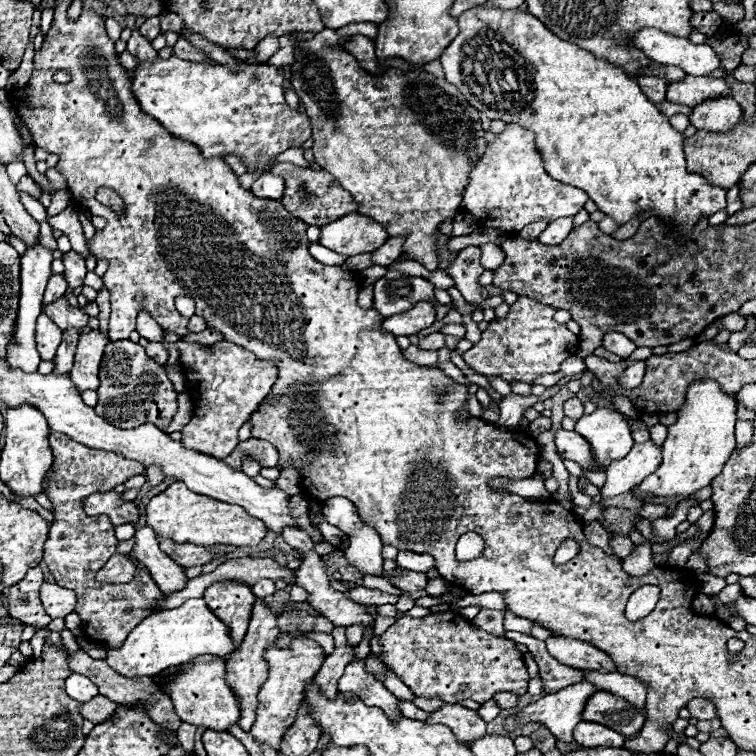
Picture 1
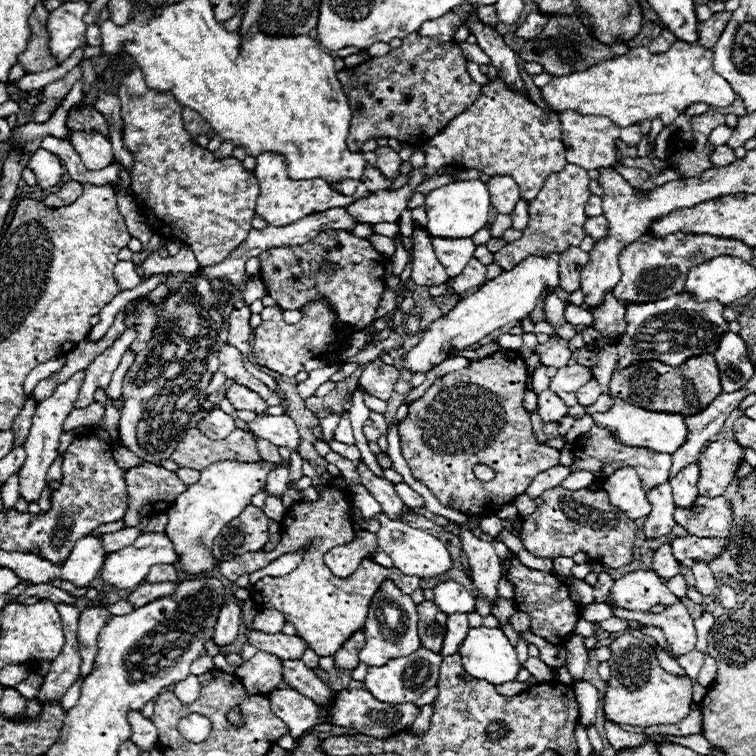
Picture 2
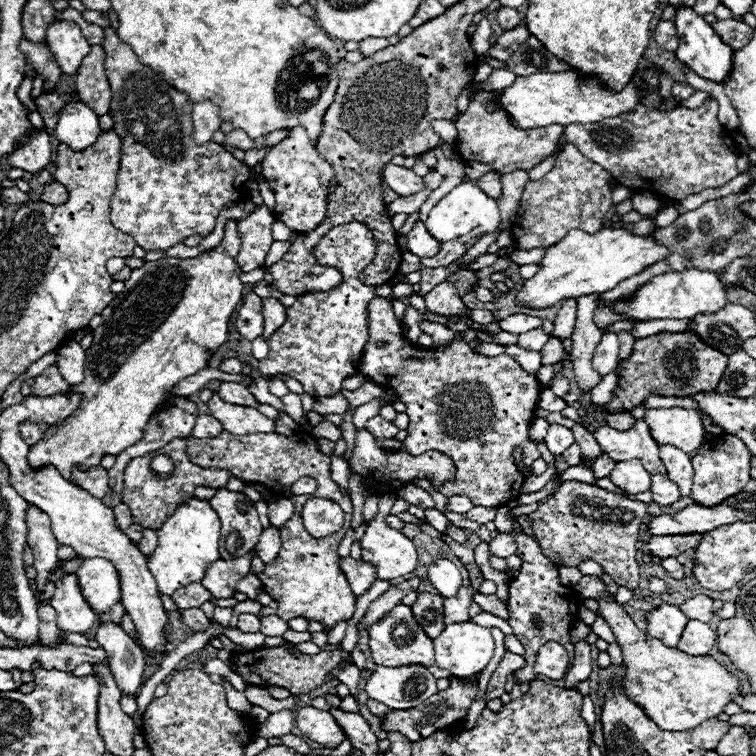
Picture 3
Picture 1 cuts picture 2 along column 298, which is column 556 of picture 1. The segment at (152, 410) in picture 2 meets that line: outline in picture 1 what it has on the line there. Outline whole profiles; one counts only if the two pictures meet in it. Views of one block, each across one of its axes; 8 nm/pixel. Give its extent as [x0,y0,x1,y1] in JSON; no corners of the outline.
[538,220,574,246]

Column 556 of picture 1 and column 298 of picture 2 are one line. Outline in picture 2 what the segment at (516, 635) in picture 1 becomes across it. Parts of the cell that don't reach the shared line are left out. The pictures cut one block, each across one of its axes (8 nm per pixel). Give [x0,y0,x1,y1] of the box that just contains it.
[282,660,334,706]

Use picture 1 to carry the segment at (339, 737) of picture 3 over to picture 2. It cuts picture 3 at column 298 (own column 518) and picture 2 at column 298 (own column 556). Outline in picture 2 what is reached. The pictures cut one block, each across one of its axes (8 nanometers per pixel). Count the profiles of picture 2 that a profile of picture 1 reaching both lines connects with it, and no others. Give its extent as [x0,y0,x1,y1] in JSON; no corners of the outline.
[268,688,320,740]

